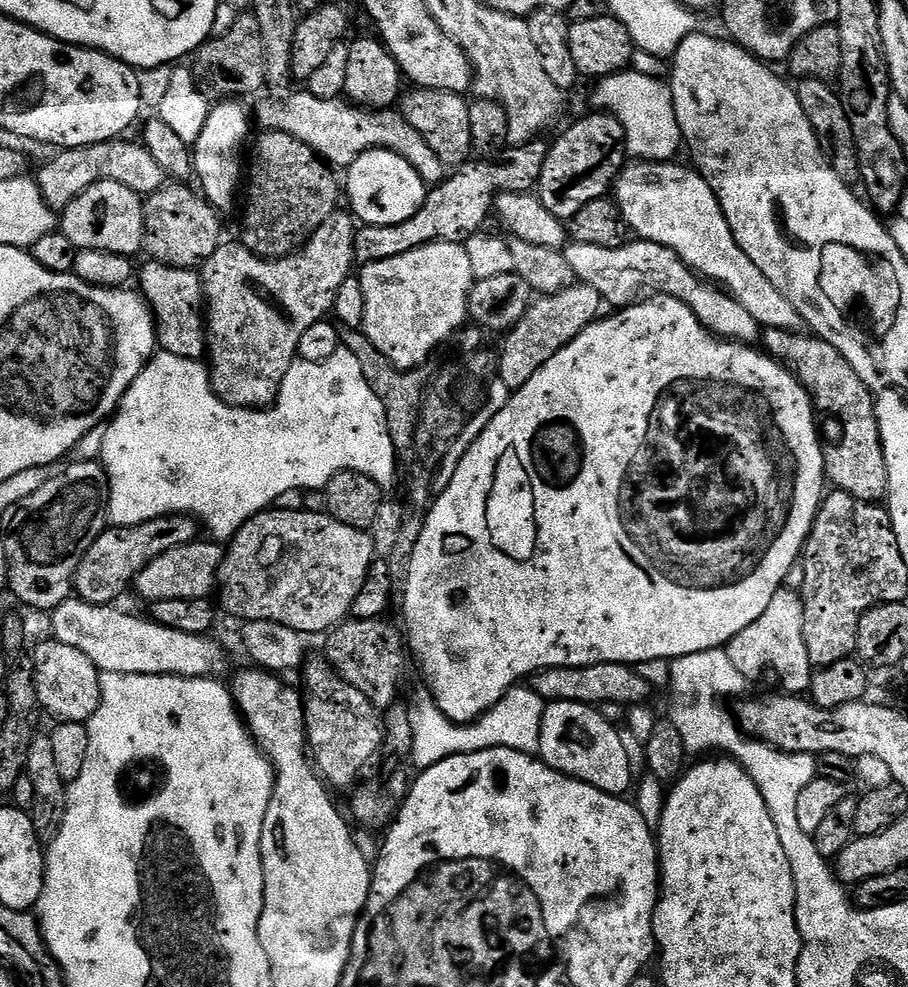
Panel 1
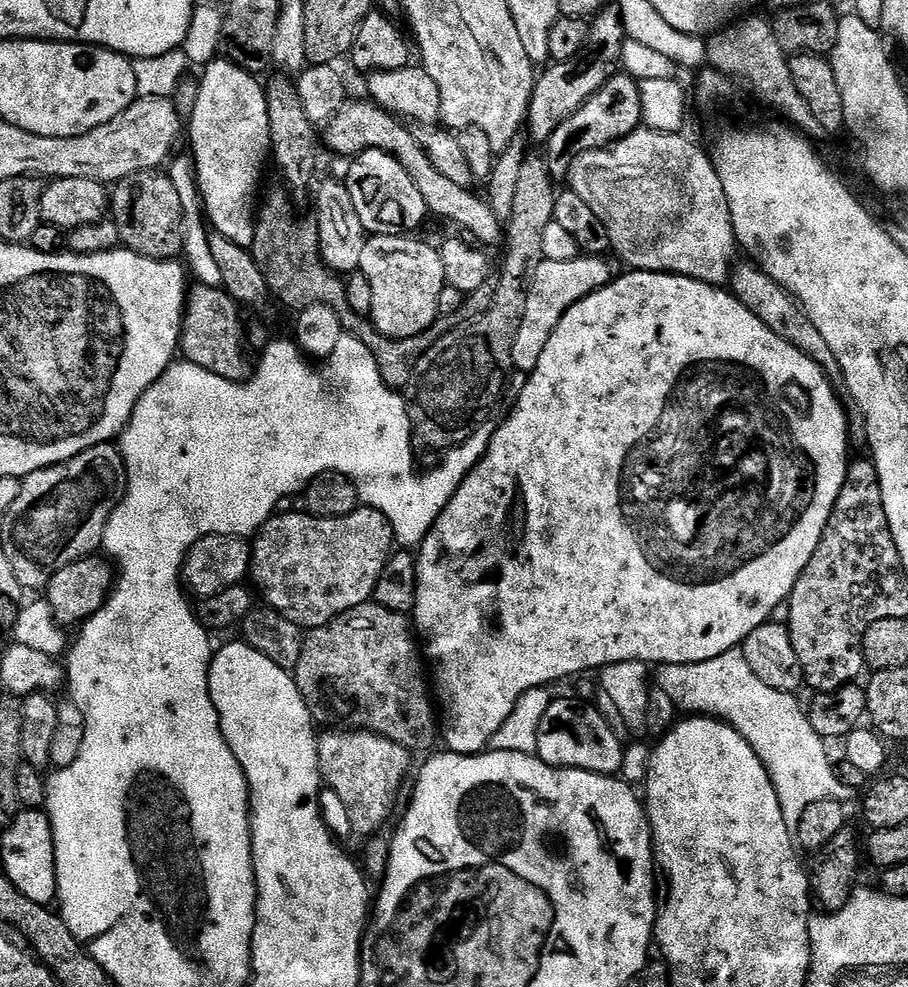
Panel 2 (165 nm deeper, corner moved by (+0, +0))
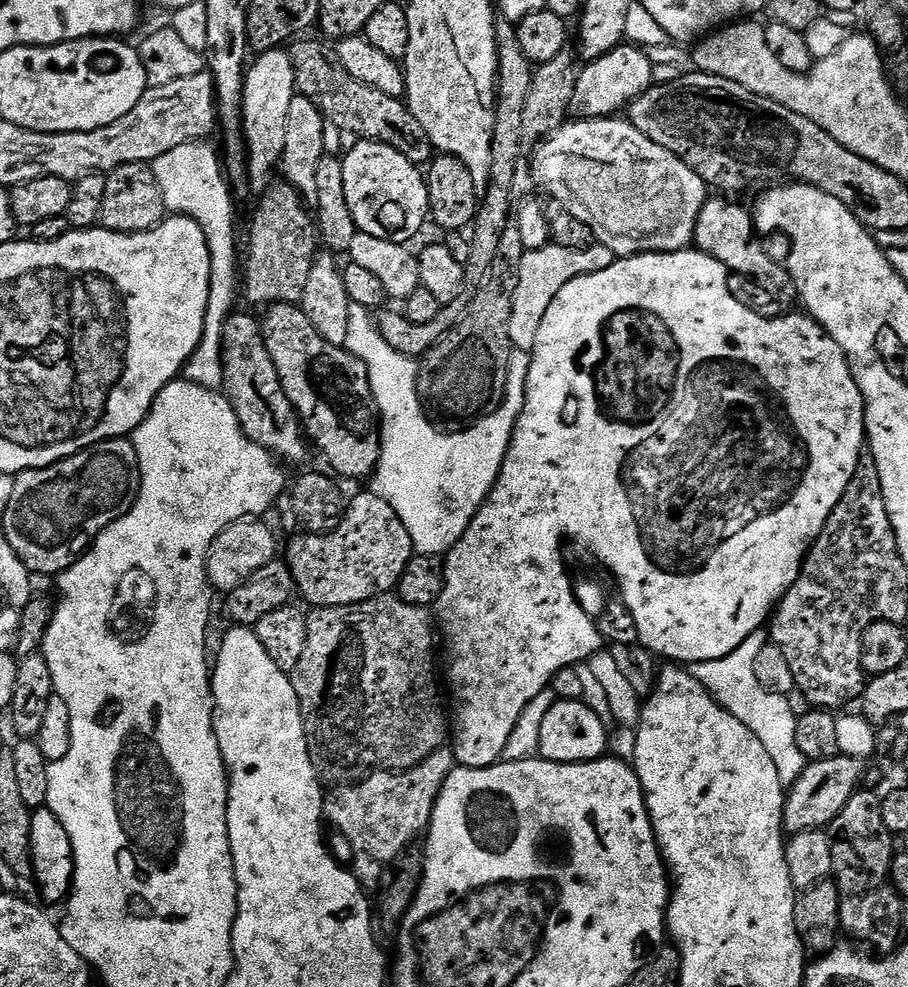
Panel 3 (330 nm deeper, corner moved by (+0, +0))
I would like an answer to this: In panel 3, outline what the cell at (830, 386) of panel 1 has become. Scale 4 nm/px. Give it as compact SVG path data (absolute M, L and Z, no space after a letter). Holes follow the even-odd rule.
M710 198L702 206L702 214L698 214L698 222L694 230L694 244L699 251L704 252L710 258L722 262L729 273L740 276L749 276L760 288L768 292L780 292L784 287L789 287L790 277L787 267L780 264L763 248L761 237L756 230L756 221L753 213L748 212L740 204L735 204L735 199Z

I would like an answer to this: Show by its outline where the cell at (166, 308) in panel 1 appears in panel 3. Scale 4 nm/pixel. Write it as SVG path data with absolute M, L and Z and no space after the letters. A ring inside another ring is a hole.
M239 312L229 316L224 326L223 395L228 397L248 439L272 453L285 465L300 464L307 458L309 448L302 435L300 415L294 410L290 398L286 398L286 390L282 390L278 370L274 370L270 350L266 350L266 342L262 338L260 320Z

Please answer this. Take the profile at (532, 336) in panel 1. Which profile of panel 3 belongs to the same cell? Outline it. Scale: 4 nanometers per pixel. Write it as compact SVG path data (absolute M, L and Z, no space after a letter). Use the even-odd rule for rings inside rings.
M550 242L546 247L524 253L518 274L512 285L512 309L510 310L510 342L518 352L531 353L534 342L538 342L538 330L542 327L542 318L550 310L550 302L558 298L558 290L574 278L606 270L618 258L608 247L595 243L584 250L564 248Z

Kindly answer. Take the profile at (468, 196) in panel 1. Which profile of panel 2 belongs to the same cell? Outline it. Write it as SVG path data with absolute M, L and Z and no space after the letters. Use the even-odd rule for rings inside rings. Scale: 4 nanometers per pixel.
M605 6L588 24L586 47L566 62L549 63L537 75L526 121L526 132L532 140L536 139L540 146L547 145L554 130L558 130L558 126L562 126L570 114L577 112L594 93L606 86L606 82L610 82L612 76L621 71L620 59L625 39L619 7Z

